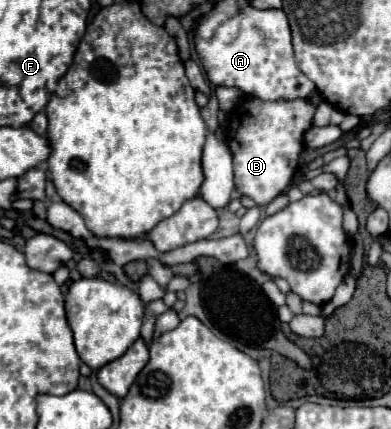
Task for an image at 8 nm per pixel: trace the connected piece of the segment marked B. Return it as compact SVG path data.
M243 98L241 104L229 112L227 146L233 154L235 188L241 196L253 198L259 206L267 206L291 182L299 168L299 154L303 150L303 132L313 124L315 106L309 100L259 100Z

